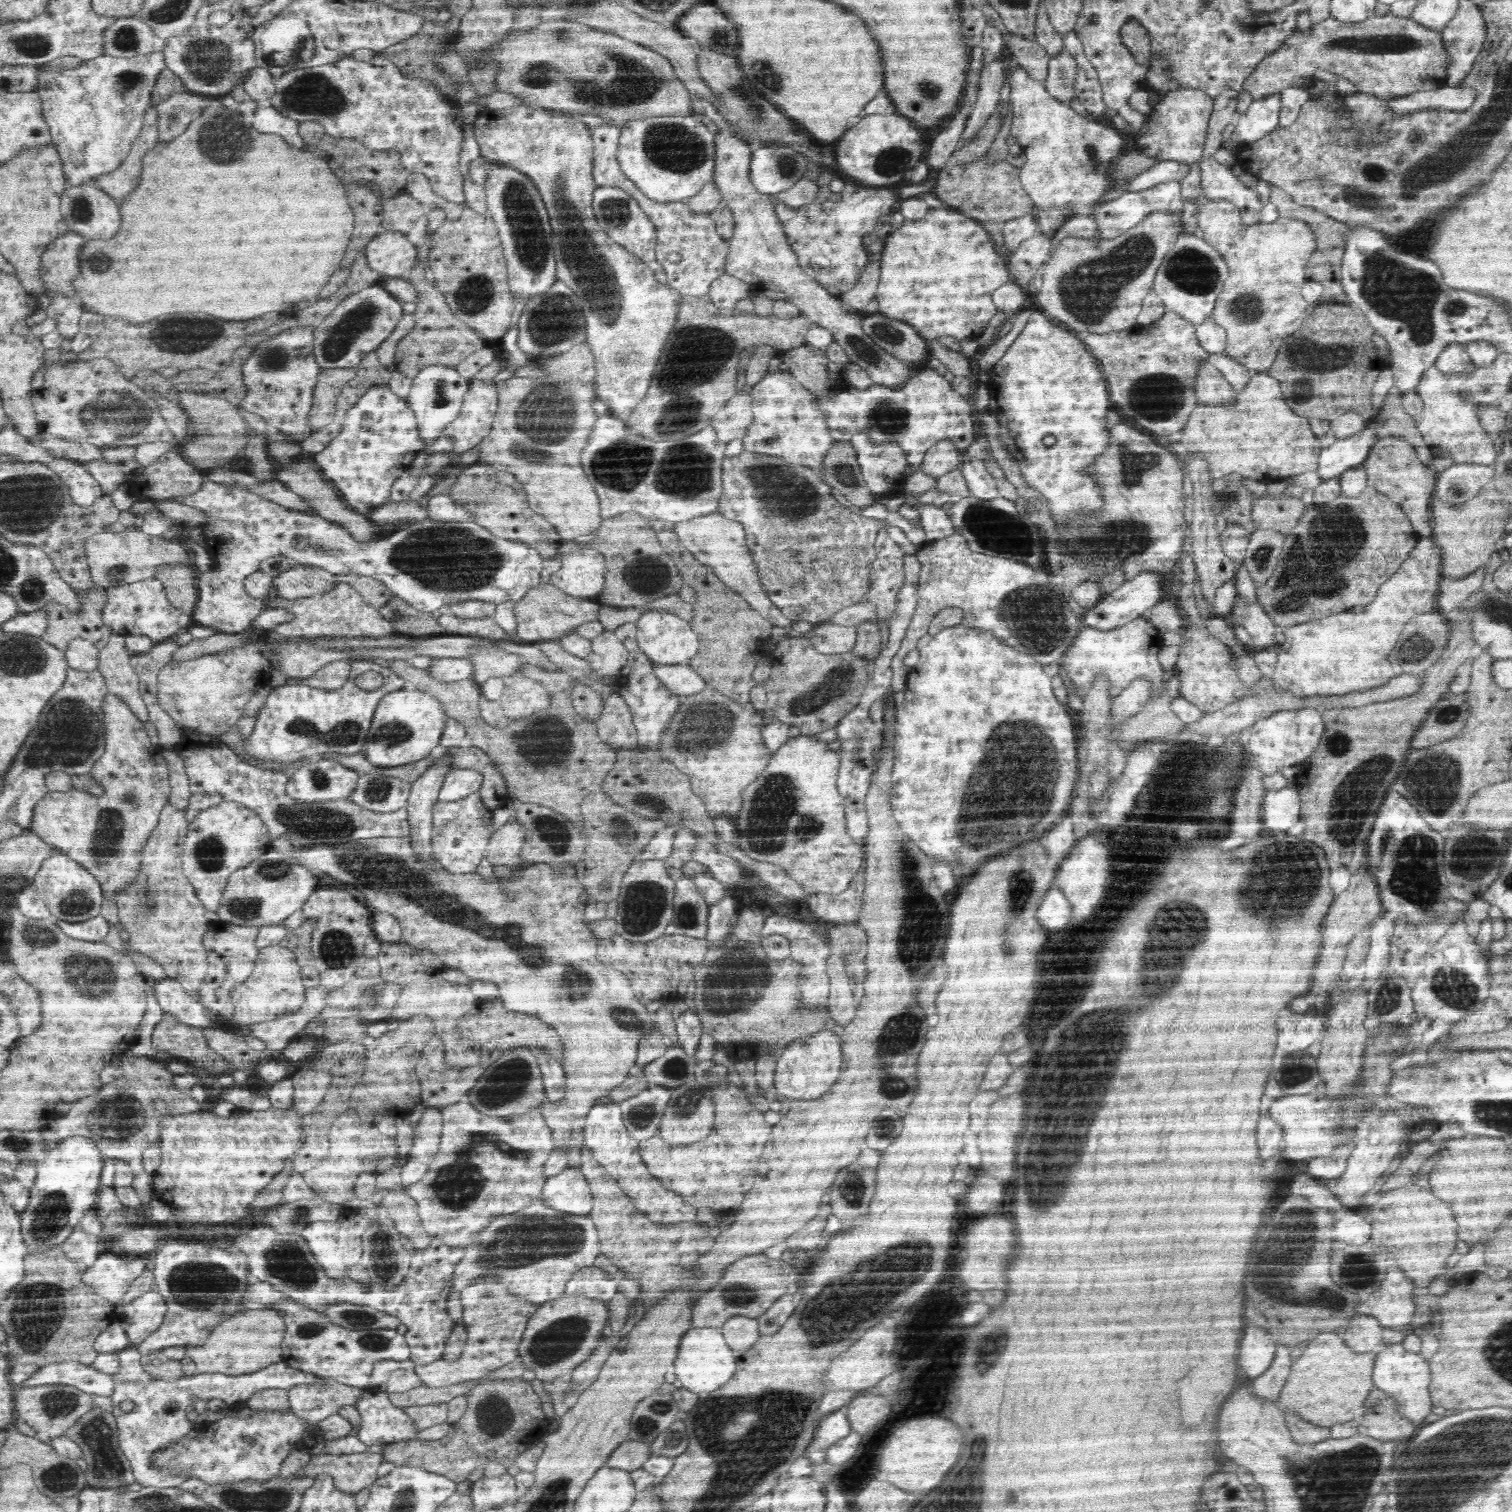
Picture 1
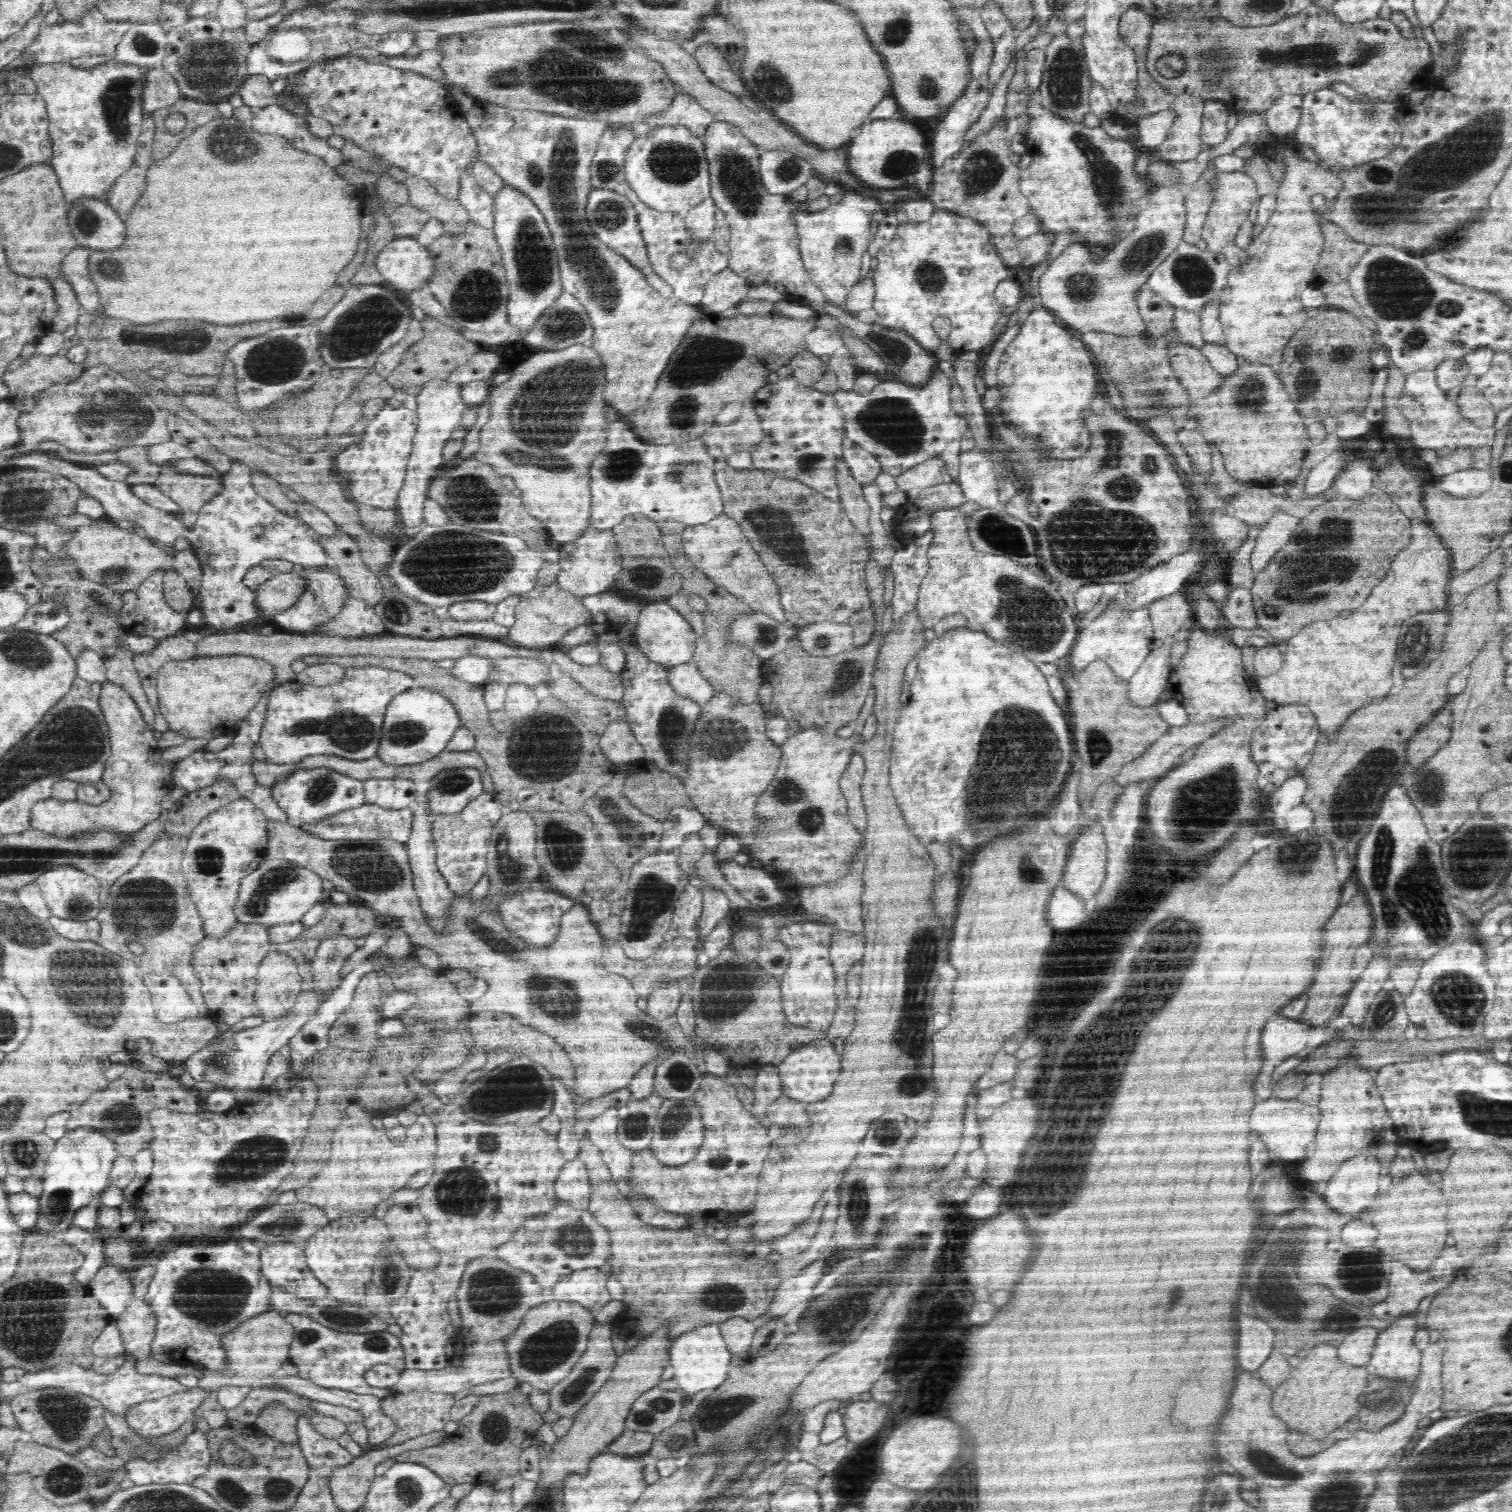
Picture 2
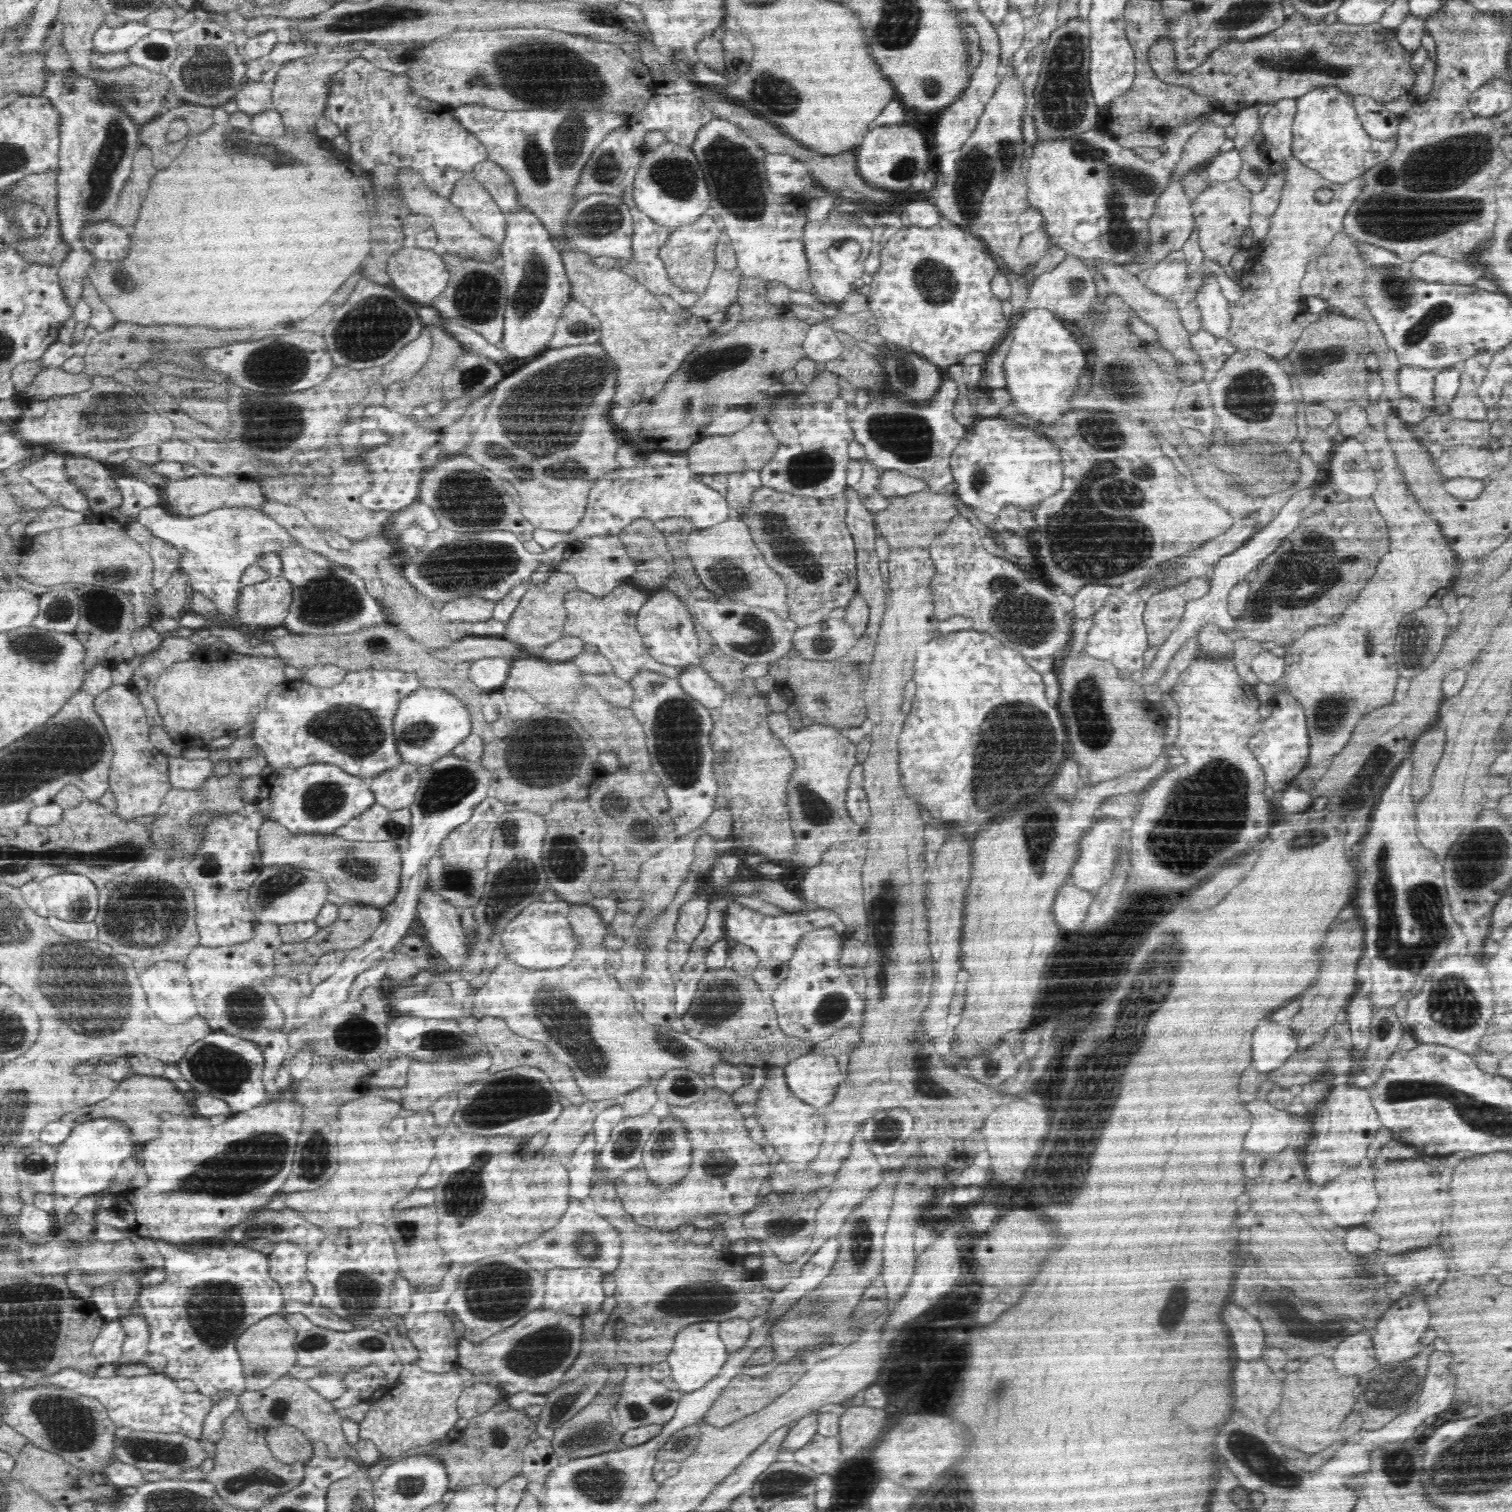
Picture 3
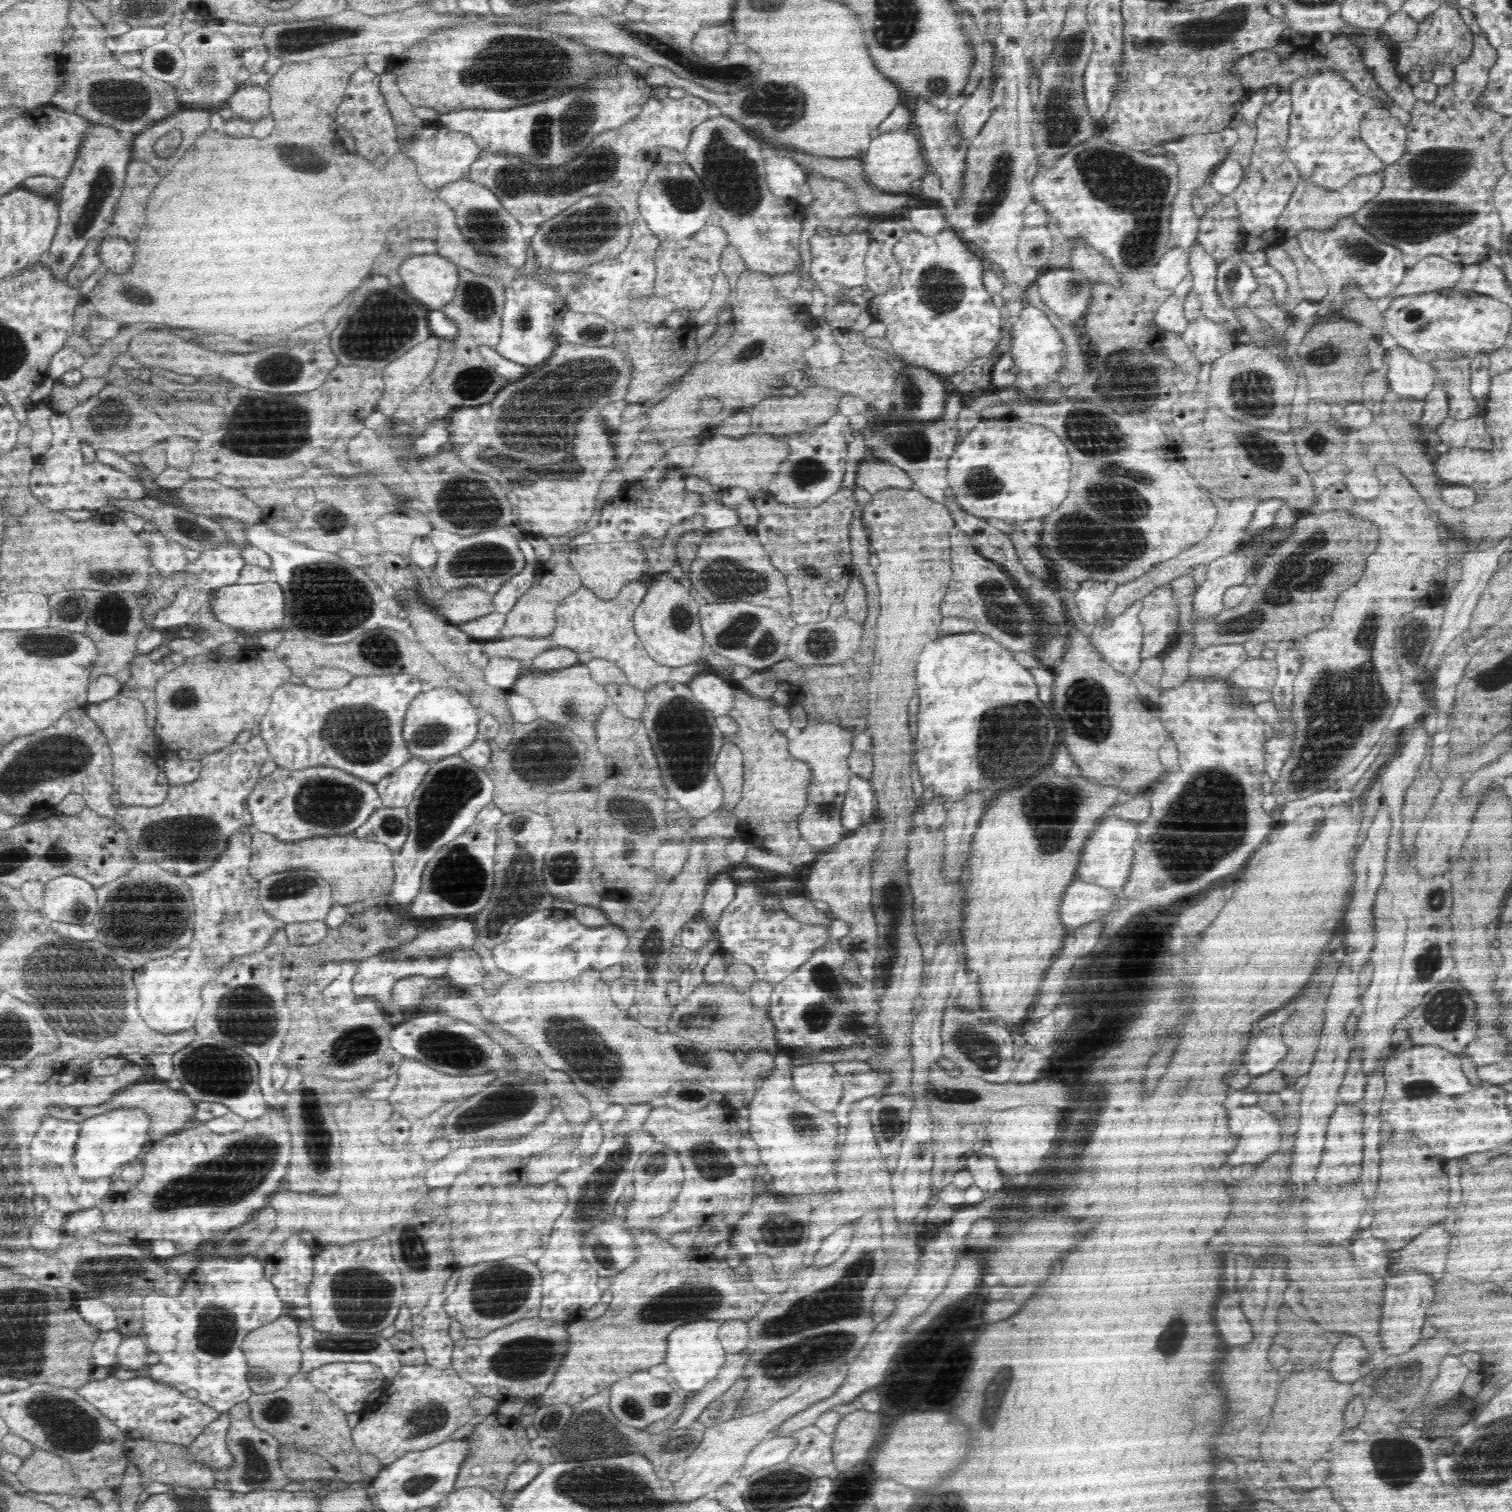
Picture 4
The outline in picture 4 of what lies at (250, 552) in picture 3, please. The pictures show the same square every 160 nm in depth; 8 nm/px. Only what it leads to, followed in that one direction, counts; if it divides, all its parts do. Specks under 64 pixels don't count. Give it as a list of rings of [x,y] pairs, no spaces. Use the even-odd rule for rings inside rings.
[[[218,515],[218,520],[216,521],[222,525],[222,529],[230,534],[228,540],[234,540],[234,542],[232,544],[226,542],[226,544],[222,544],[216,550],[204,550],[204,552],[200,552],[200,556],[195,561],[189,562],[184,570],[187,576],[186,586],[177,591],[176,598],[165,609],[158,608],[155,617],[150,622],[151,628],[167,629],[172,626],[181,626],[190,615],[196,614],[204,603],[211,602],[215,594],[210,592],[210,590],[215,591],[217,588],[237,583],[240,571],[246,566],[245,560],[242,560],[240,556],[240,549],[244,545],[250,545],[246,544],[246,537],[244,532],[242,532],[245,528],[240,526],[244,522],[241,522],[241,520],[234,522],[229,517],[221,515]]]

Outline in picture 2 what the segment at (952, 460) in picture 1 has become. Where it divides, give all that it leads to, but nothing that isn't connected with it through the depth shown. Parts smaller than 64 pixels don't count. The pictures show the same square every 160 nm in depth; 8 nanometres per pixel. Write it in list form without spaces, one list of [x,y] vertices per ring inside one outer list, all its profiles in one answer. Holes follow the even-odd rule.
[[[935,456],[924,461],[924,464],[914,466],[914,468],[903,472],[895,478],[896,486],[902,492],[917,492],[928,488],[928,486],[953,481],[943,460]]]

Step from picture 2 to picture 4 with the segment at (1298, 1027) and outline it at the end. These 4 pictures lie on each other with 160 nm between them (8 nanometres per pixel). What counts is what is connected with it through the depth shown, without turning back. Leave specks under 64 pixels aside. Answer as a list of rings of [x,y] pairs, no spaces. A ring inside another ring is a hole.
[[[1268,1028],[1256,1036],[1256,1042],[1252,1042],[1246,1048],[1246,1064],[1250,1070],[1250,1076],[1258,1076],[1260,1072],[1270,1072],[1276,1068],[1276,1064],[1286,1056],[1288,1048],[1282,1042],[1282,1034],[1278,1028]]]

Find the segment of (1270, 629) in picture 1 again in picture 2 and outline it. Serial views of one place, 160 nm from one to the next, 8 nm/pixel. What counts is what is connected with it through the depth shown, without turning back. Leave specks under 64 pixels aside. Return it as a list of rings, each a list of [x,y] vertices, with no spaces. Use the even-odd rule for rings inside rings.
[[[1234,587],[1221,604],[1224,625],[1227,628],[1258,628],[1251,589]]]

